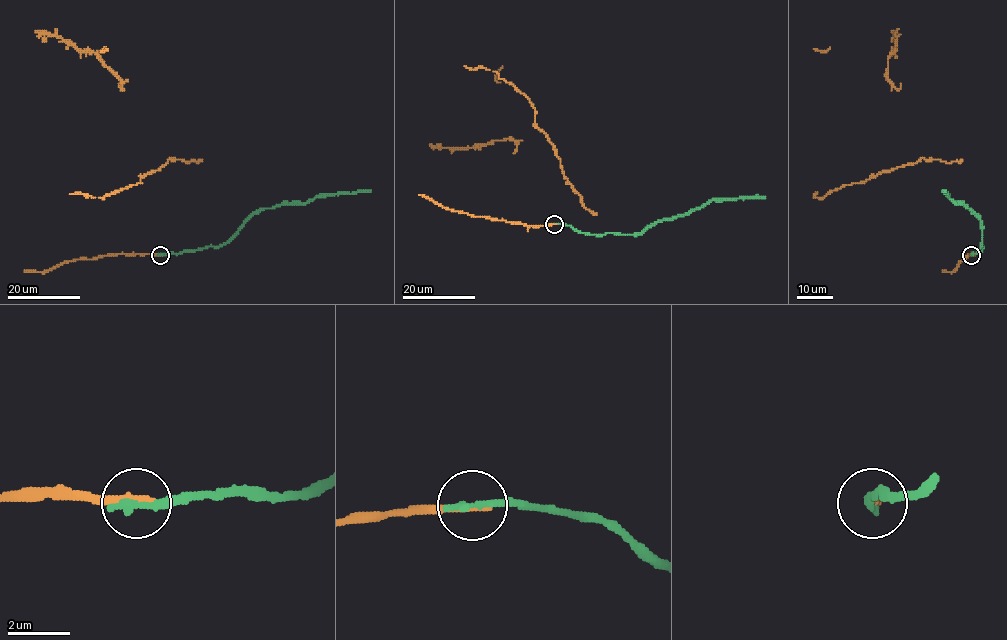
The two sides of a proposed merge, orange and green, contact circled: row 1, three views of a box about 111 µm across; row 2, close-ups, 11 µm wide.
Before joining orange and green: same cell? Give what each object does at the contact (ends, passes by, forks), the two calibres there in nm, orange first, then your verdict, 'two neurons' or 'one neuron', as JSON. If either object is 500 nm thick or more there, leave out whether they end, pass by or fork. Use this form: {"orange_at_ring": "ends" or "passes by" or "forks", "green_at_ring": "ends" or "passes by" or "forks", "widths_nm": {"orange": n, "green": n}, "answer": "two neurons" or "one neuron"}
{"orange_at_ring": "ends", "green_at_ring": "ends", "widths_nm": {"orange": 280, "green": 300}, "answer": "one neuron"}

